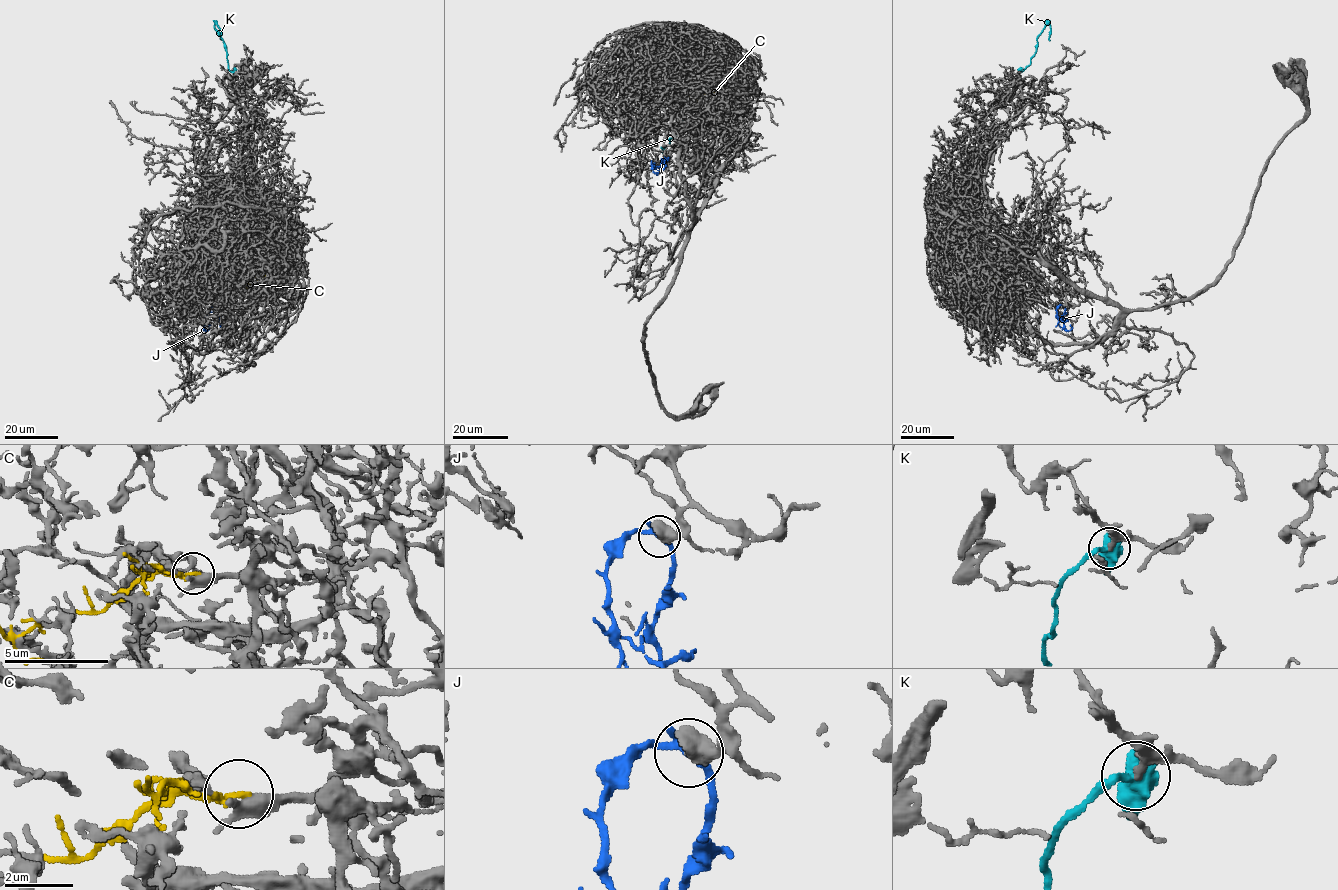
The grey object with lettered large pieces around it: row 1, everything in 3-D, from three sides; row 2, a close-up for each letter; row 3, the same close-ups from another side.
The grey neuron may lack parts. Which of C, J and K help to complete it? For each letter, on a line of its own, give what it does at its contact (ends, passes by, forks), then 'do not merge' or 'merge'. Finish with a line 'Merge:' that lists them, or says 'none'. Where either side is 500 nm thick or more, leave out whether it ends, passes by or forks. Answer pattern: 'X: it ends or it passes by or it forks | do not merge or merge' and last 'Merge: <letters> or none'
C: it passes by | do not merge
J: it passes by | merge
K: do not merge
Merge: J

